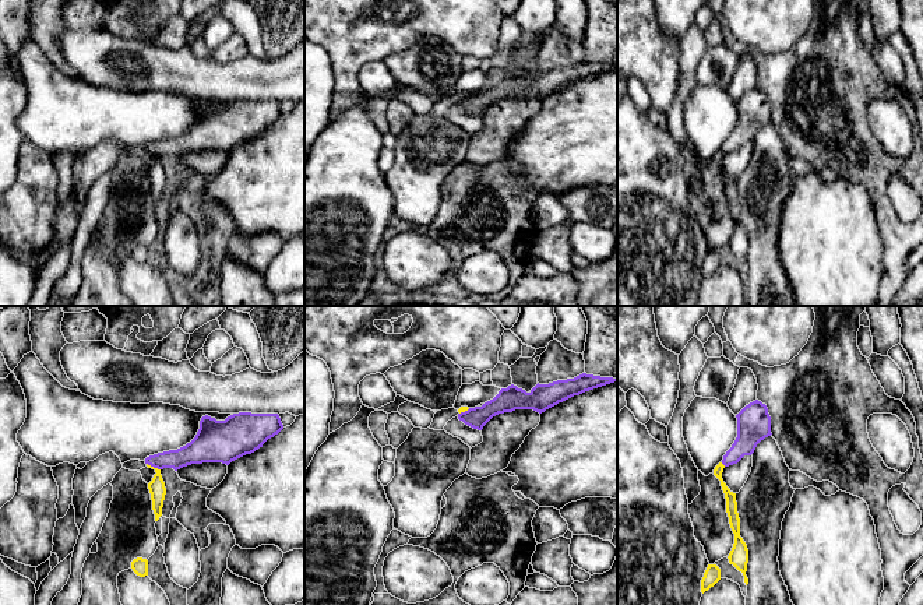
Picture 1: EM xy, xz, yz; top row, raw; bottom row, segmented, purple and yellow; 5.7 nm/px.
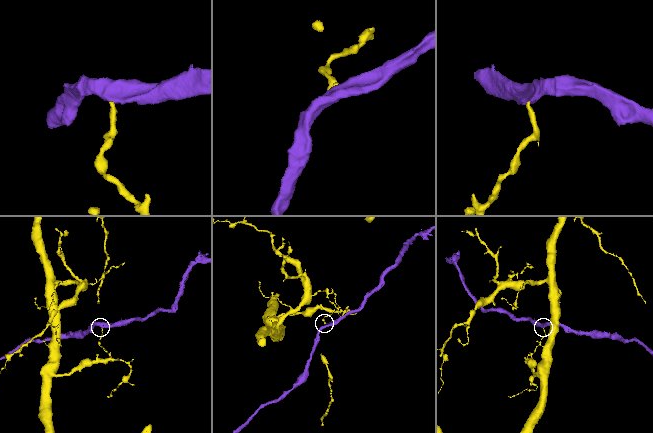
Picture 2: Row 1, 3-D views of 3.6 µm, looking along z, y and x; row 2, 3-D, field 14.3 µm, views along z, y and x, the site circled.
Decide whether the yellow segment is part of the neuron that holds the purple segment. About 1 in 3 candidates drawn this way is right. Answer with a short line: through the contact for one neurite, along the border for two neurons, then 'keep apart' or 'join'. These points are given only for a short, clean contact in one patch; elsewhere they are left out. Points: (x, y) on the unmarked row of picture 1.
line xy (147, 150), (159, 157); keep apart

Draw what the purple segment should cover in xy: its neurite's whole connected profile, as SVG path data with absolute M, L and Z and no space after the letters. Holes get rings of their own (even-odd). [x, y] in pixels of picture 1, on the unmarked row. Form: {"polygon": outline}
{"polygon": "M239 99L225 108L208 102L200 108L195 124L177 137L158 140L145 145L145 151L175 158L202 150L232 148L251 141L283 116L278 101Z"}

